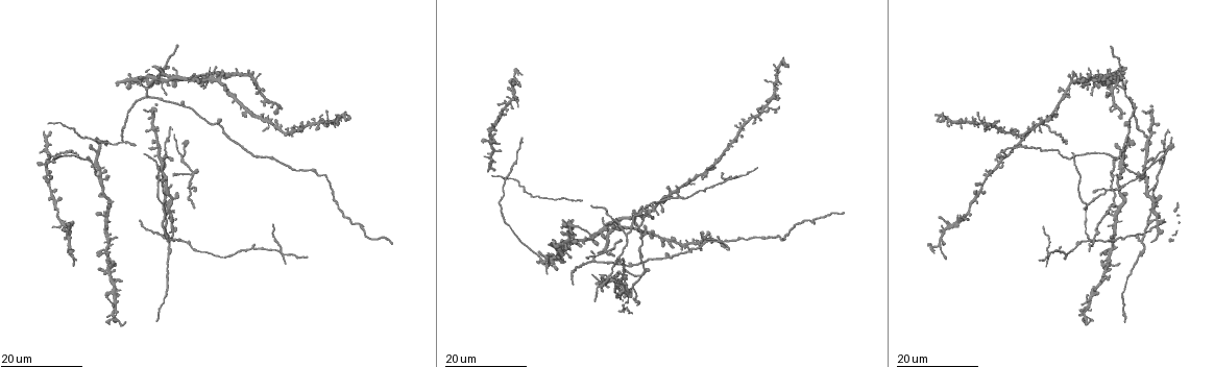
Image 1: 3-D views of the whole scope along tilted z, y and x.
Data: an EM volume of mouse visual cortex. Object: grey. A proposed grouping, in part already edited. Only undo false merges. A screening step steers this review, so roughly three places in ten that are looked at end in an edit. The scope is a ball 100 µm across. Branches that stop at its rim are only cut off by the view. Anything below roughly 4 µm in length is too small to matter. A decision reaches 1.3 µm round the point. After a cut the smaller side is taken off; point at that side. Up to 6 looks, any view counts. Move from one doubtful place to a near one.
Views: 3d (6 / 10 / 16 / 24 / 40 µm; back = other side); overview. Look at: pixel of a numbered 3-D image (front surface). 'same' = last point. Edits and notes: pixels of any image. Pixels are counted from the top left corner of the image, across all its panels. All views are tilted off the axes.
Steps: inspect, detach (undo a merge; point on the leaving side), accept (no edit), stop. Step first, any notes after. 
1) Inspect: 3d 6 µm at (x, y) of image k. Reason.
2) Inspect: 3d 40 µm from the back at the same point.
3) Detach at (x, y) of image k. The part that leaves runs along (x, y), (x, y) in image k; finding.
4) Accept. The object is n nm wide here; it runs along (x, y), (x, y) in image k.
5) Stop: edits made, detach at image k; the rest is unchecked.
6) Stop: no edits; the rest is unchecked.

Inspect: 3d 16 µm at (166, 208) of image 1. Four or more arms meet.

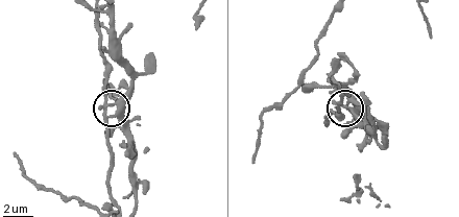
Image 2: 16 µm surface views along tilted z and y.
Inspect: 3d 6 µm at (110, 103) of image 2.

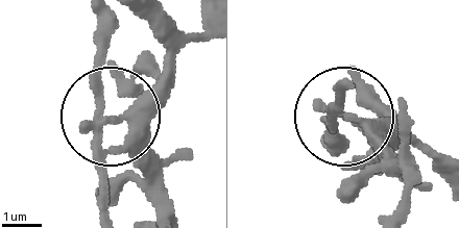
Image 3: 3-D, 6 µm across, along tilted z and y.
Inspect: 3d 6 µm from the back at (107, 119) of image 3.

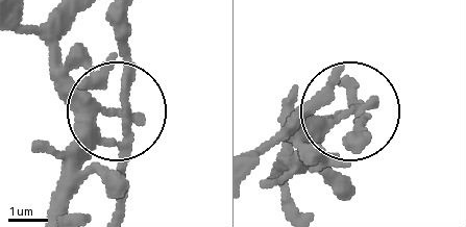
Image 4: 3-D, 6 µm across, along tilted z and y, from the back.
Detach at (125, 89) of image 4. 5 arms meet here; the part that leaves runs along (105, 142), (121, 122), (122, 11) in image 4; two cells meet here.

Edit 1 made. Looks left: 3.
Inspect: overview.

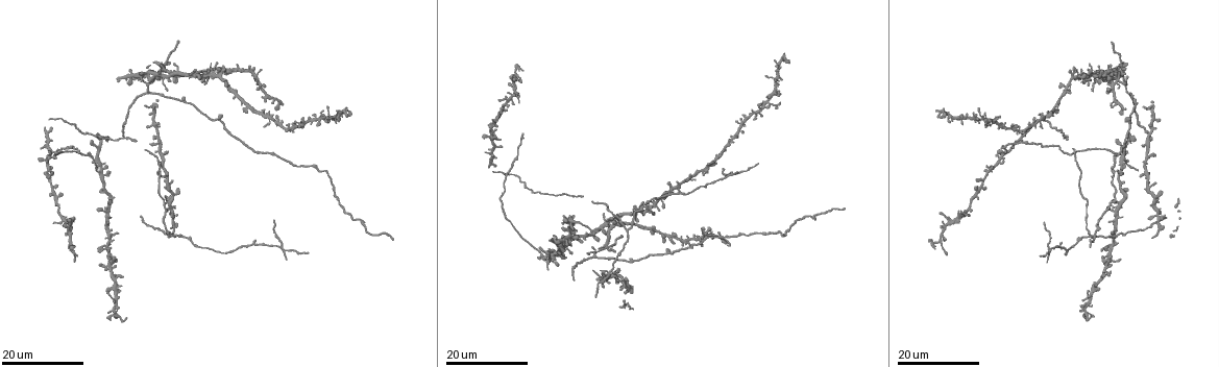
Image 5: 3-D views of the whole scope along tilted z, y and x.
Inspect: 3d 16 µm at (173, 234) of image 5. Branch point.

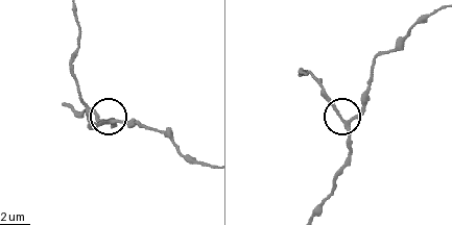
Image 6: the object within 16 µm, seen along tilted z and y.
Inspect: 3d 10 µm at (111, 120) of image 6.

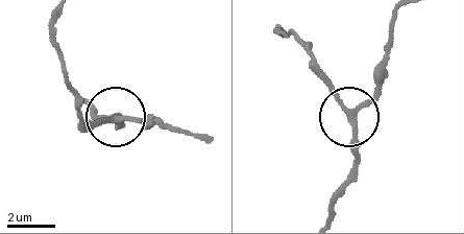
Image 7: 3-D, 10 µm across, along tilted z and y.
Accept. The side arm is 30 µm long; all the same cell.

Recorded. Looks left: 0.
Stop: edits made, detach at image 4; the rest is unchecked.

